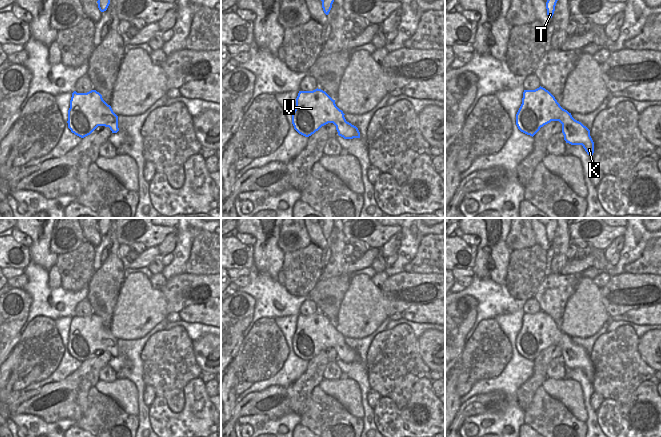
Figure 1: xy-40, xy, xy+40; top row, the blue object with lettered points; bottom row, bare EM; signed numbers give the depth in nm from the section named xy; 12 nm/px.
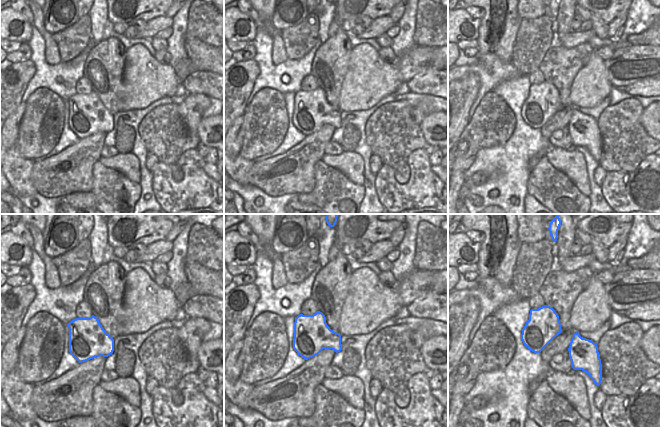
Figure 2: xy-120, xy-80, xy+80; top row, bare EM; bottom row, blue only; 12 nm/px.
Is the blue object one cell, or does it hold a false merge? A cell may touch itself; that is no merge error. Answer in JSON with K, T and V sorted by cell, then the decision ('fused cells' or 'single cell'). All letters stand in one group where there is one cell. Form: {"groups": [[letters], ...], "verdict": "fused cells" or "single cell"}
{"groups": [["K", "T", "V"]], "verdict": "single cell"}

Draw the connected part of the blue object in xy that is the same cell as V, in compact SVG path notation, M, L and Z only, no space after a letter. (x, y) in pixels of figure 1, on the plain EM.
M299 315L295 334L292 338L294 353L301 359L309 361L322 350L333 347L338 359L344 363L360 362L358 352L347 346L340 334L325 315Z

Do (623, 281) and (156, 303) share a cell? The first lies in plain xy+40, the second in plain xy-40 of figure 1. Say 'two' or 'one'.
two

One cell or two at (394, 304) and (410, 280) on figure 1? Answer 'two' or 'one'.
one

